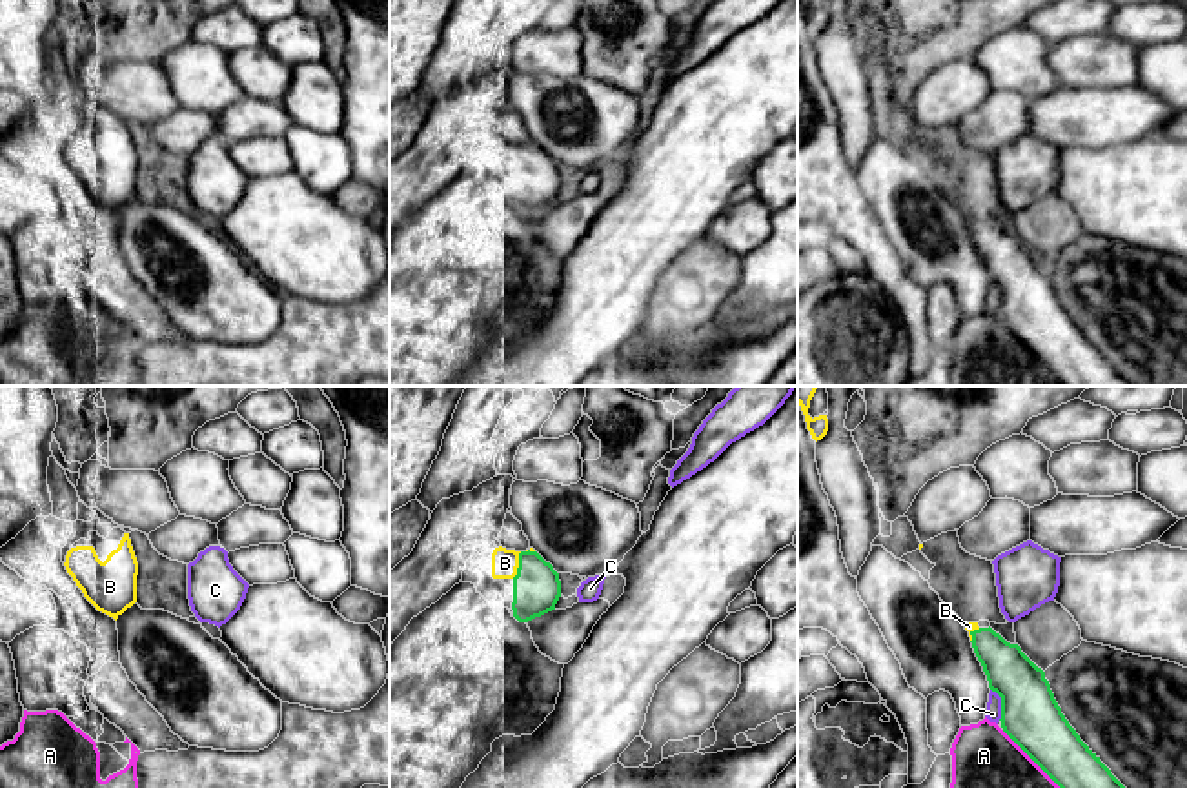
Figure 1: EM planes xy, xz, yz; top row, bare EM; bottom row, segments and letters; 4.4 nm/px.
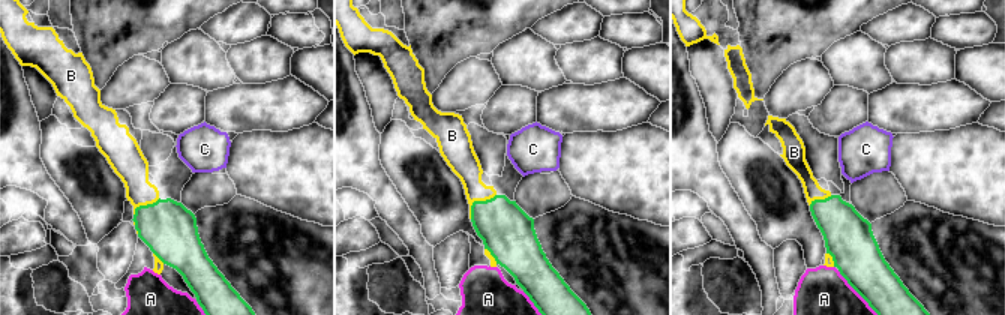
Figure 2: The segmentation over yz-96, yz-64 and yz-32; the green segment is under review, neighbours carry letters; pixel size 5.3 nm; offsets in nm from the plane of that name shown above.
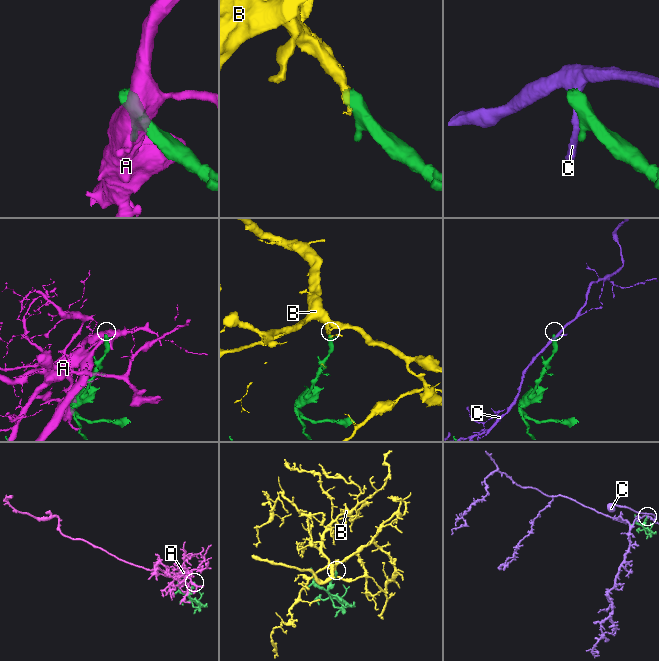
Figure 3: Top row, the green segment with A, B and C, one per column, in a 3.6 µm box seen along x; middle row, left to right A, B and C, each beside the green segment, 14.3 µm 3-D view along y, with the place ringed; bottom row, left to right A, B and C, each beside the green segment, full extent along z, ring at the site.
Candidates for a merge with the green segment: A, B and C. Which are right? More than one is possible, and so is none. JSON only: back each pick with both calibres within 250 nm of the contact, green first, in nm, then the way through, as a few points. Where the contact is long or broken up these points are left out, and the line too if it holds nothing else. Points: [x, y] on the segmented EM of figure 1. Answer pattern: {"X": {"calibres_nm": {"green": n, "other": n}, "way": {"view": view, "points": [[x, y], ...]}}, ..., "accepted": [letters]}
{"B": {"calibres_nm": {"green": 200, "other": 120}}, "accepted": ["B"]}

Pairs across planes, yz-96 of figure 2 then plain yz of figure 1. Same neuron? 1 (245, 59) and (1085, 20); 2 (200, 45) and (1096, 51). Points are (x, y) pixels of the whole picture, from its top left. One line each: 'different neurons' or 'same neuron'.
1: different neurons
2: different neurons

